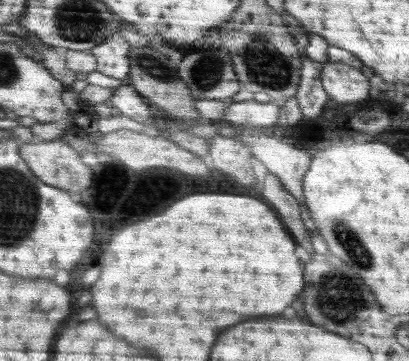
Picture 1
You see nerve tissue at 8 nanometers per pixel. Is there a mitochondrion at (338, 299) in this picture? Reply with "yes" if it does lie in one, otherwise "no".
yes

